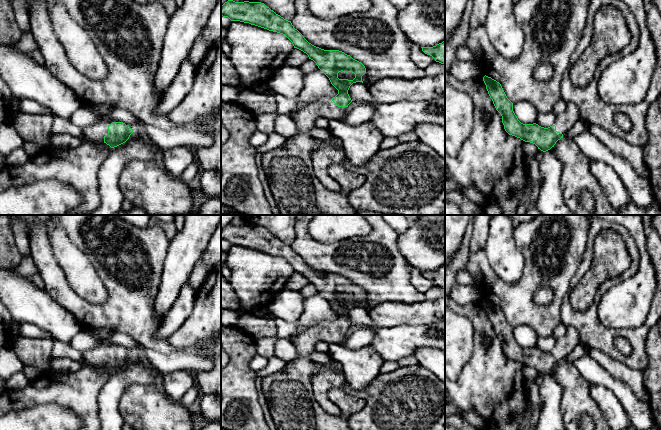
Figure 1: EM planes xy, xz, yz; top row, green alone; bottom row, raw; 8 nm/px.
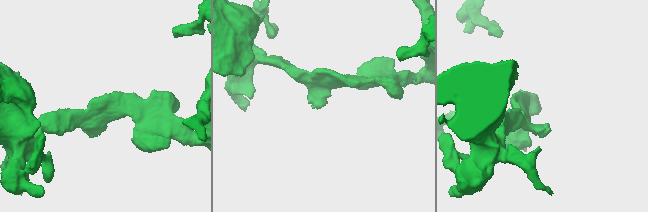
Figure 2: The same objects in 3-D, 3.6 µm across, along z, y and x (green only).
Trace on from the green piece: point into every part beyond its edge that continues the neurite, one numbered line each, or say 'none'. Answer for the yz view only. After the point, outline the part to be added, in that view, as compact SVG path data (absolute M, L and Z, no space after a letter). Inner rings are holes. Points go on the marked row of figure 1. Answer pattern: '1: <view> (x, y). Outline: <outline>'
1: yz (564, 122). Outline: M572 103L567 106L567 109L563 113L556 115L553 125L556 126L557 132L565 135L573 128L578 119L580 119L579 108Z

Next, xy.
1: xy (96, 132). Outline: M99 121L82 129L83 135L90 141L104 142L104 137L108 134L108 125L117 121Z

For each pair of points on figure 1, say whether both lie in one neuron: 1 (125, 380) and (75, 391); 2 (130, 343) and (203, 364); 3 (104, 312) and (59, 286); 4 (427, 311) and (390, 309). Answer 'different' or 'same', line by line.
1: different
2: same
3: same
4: same

